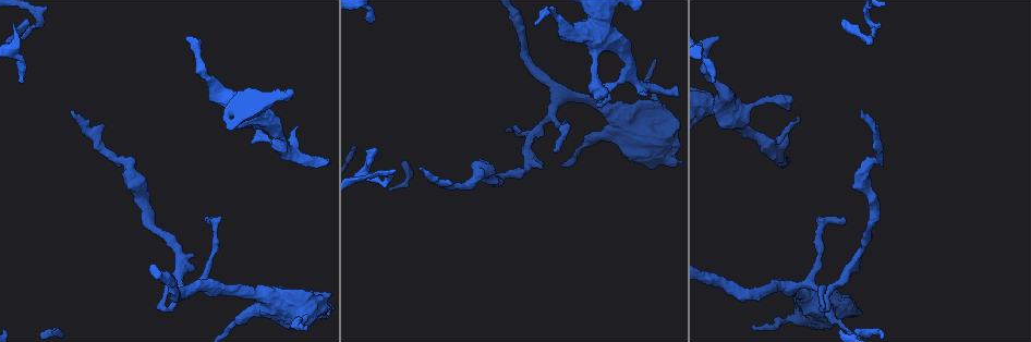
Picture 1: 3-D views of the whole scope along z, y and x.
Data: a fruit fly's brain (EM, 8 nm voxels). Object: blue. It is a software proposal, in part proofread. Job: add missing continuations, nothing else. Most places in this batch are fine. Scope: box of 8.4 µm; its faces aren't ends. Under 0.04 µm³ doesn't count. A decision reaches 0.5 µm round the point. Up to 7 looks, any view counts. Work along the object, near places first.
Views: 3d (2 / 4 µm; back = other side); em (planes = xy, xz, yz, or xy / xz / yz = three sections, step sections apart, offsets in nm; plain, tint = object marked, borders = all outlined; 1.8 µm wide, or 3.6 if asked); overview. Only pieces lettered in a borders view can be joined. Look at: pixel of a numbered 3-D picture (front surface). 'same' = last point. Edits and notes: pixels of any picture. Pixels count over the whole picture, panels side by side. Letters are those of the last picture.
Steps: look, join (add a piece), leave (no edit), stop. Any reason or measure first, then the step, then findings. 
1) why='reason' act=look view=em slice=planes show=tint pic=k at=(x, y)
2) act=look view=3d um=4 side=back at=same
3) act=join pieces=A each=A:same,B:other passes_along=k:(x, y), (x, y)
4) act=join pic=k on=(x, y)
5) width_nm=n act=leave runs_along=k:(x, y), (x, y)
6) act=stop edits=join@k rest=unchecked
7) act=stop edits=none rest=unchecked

why='an open end' act=look view=3d um=2 pic=1 at=(791, 104)

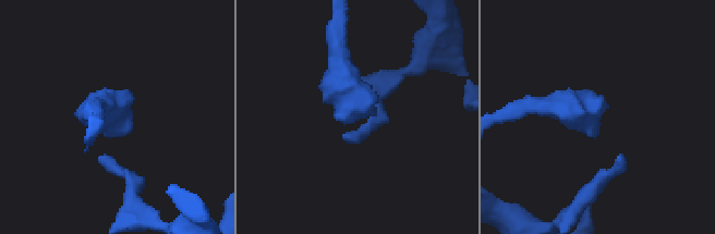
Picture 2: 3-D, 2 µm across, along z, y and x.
why='now the EM' act=look view=em um=3.6 slice=xz step=4 show=borders pic=2 at=(373, 111)

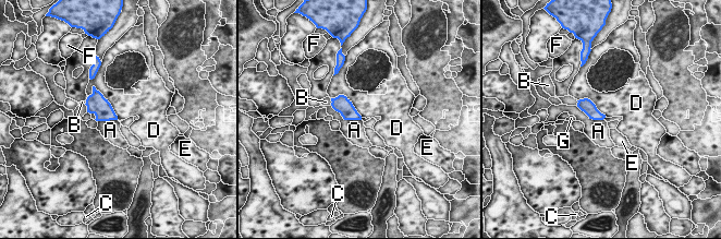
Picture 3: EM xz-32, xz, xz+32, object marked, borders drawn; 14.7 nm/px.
act=leave each=A:other,B:other,C:other,D:other,E:other,F:other,G:other border=3:(92, 87), (110, 104), (118, 119) found='no lettered piece goes on from it'

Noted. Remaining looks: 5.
why='thin end' act=look view=3d um=4 pic=1 at=(534, 23)

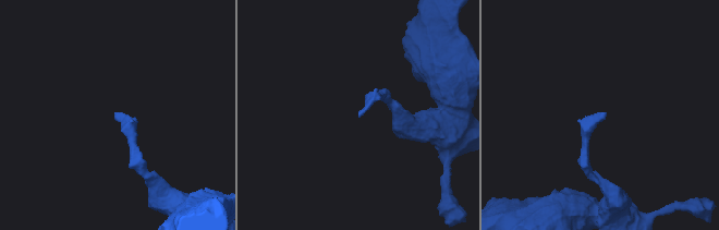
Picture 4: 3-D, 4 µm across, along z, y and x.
act=look view=em slice=yz step=16 show=borders pic=4 at=(359, 116)

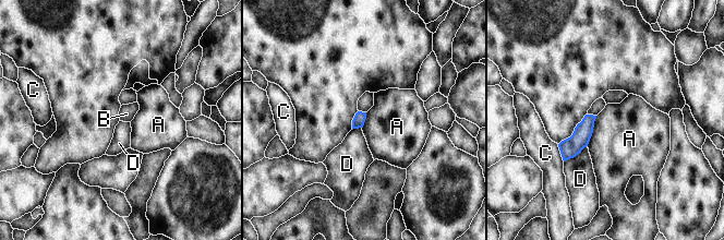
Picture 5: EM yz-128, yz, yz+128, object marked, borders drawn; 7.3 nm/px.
why='another direction' act=look view=em slice=planes show=borders at=same

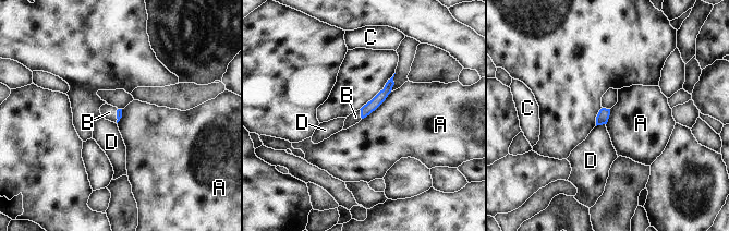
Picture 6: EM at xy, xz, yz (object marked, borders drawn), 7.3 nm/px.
act=join pieces=B each=A:other,B:same,C:other,D:other passes_along=6:(380, 97), (361, 113), (355, 117) found='it goes on there'

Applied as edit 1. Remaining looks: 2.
why='end of a long branch' act=look view=em slice=xz step=16 show=tint pic=1 at=(419, 169)

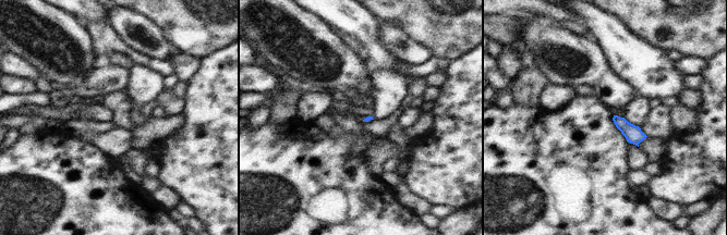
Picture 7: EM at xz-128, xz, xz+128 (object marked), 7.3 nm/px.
act=look view=em slice=planes show=borders at=same

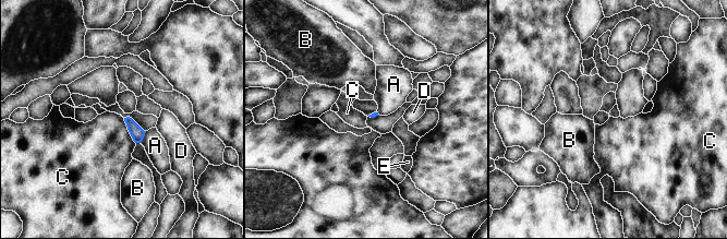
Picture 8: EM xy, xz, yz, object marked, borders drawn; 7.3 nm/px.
act=leave each=A:other,B:other,C:other,D:other,E:other border=8:(123, 118), (126, 129), (135, 143) found='none of them fits'

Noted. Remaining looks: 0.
act=stop edits=join@6 rest=unchecked

